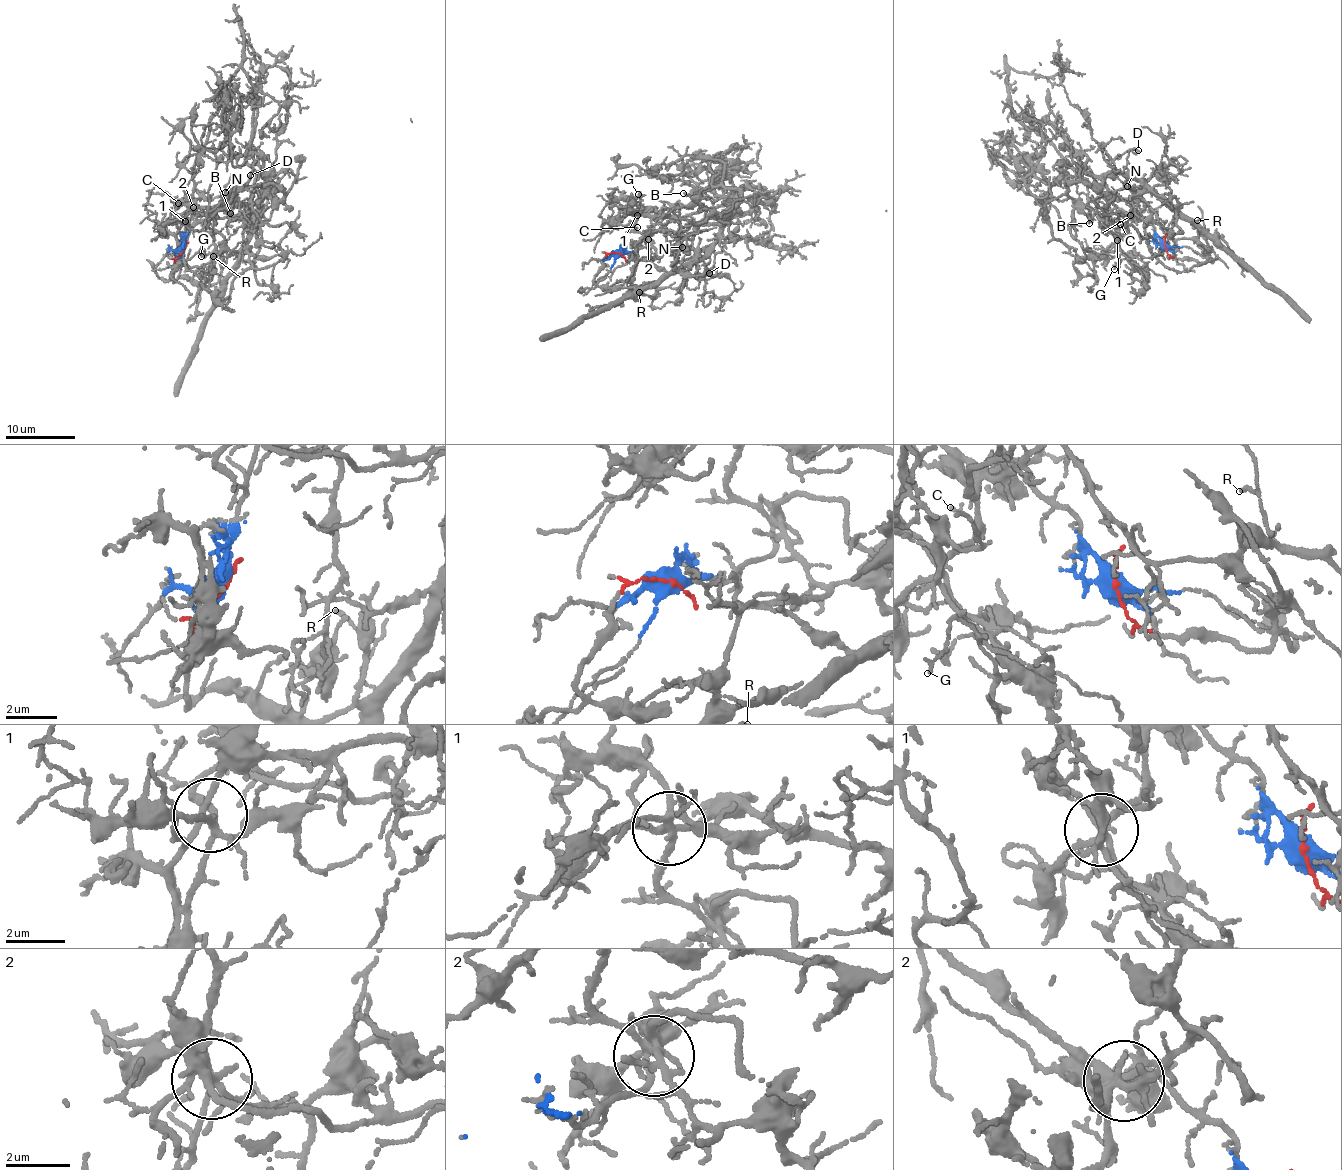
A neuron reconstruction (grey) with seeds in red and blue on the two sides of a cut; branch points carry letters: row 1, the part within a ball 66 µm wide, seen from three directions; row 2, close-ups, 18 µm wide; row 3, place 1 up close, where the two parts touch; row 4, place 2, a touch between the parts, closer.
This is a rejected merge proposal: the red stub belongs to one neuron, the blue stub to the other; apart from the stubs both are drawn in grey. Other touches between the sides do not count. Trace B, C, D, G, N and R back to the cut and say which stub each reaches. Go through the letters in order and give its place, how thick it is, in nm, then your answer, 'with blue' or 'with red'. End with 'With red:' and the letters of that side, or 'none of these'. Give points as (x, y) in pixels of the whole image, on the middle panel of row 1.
B: place (683, 193); calibre 130 nm; with red
C: place (637, 227); calibre 110 nm; with blue
D: place (709, 273); calibre 120 nm; with red
G: place (638, 194); calibre 120 nm; with blue
N: place (682, 247); calibre 180 nm; with blue
R: place (639, 292); calibre 130 nm; with red
With red: B, D, R

